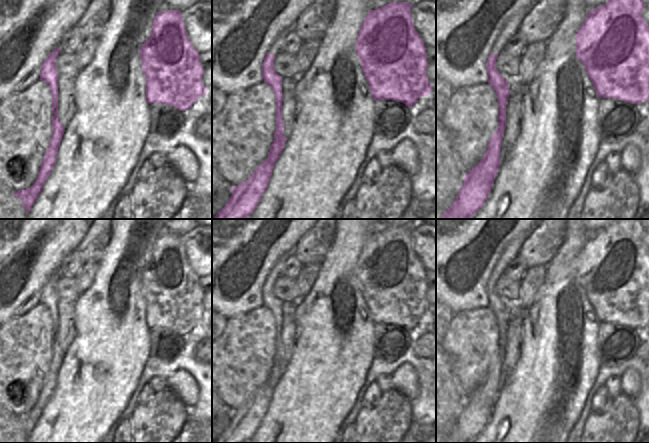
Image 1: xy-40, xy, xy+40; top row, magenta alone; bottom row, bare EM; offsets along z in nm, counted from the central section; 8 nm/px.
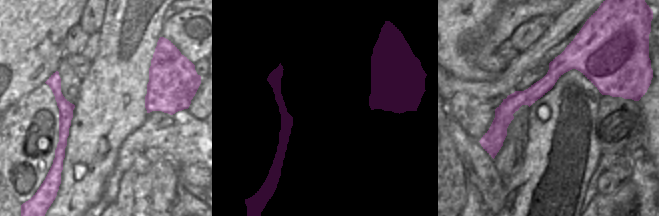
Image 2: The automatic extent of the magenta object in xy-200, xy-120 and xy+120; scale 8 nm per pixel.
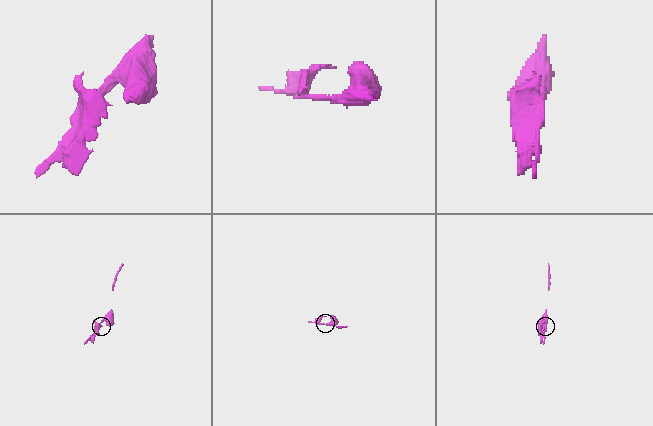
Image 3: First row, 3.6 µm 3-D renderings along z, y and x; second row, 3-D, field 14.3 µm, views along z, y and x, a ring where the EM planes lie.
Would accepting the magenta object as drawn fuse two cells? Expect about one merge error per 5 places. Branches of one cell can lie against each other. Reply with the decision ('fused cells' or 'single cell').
fused cells

